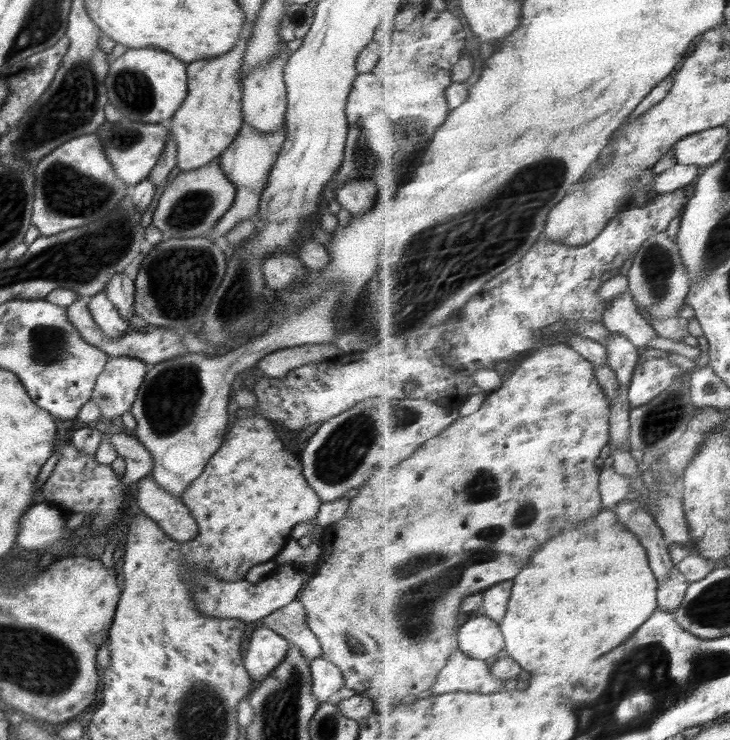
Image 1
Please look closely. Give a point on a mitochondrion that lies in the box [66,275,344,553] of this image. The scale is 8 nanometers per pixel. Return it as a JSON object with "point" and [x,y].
{"point":[172,398]}

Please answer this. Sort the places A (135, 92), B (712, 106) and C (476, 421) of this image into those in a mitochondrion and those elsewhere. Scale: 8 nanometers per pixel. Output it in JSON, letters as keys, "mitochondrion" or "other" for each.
{"A":"mitochondrion","B":"other","C":"other"}

